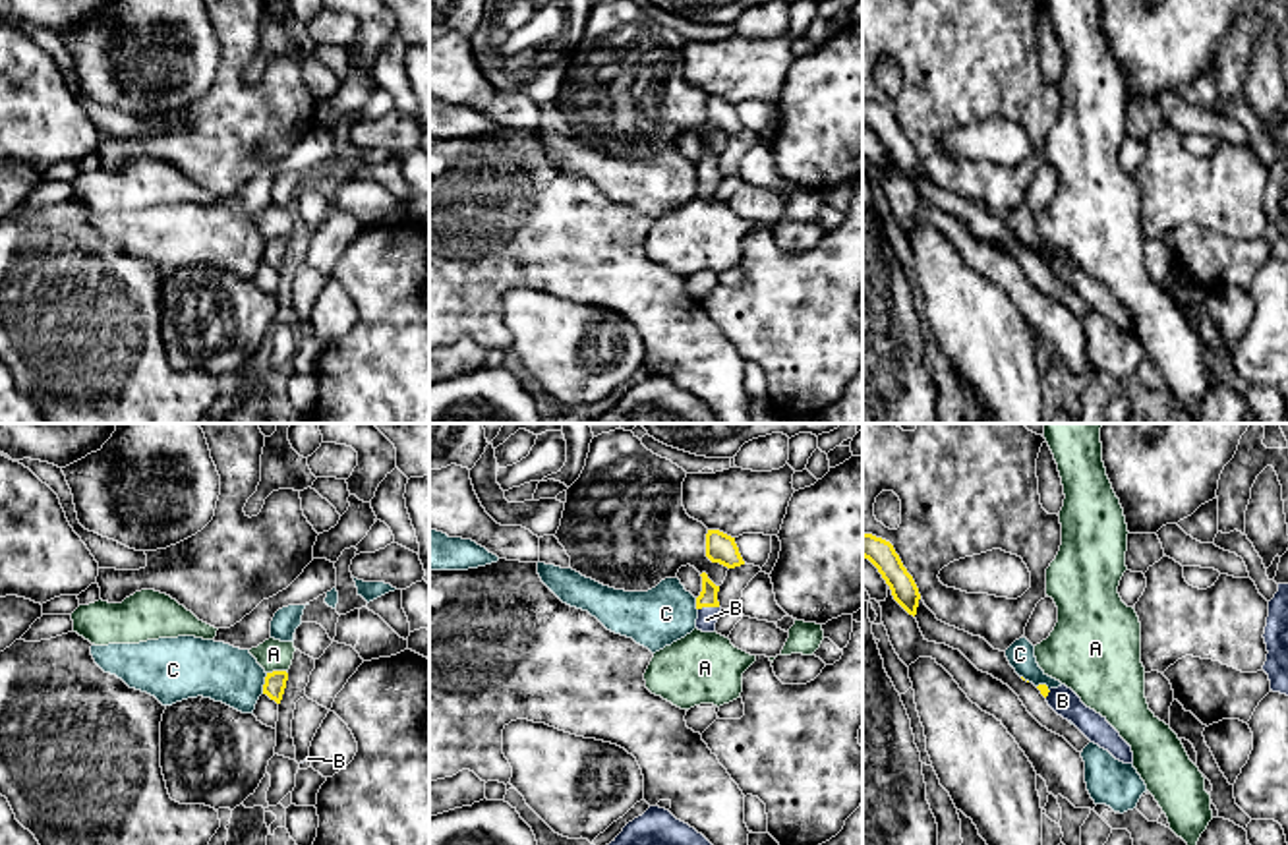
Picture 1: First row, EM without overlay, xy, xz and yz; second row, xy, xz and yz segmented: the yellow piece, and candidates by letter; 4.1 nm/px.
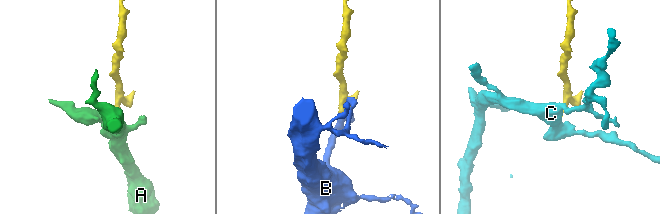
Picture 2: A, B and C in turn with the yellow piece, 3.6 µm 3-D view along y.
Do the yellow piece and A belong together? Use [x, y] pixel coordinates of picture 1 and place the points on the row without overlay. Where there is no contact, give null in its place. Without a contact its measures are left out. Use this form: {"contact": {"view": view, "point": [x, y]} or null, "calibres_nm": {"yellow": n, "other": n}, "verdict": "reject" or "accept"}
{"contact": {"view": "xy", "point": [277, 238]}, "calibres_nm": {"yellow": 90, "other": 130}, "verdict": "reject"}

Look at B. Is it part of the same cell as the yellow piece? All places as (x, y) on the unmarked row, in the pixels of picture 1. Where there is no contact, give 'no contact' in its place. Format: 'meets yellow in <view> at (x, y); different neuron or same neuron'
meets yellow in xz at (708, 173); same neuron

